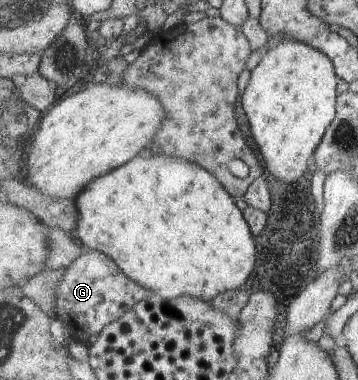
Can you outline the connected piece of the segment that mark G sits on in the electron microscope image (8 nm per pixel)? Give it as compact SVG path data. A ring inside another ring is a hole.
M90 250L75 260L60 280L55 316L67 326L67 330L71 330L75 340L90 346L106 326L123 318L149 293L141 284L131 280L110 256Z

